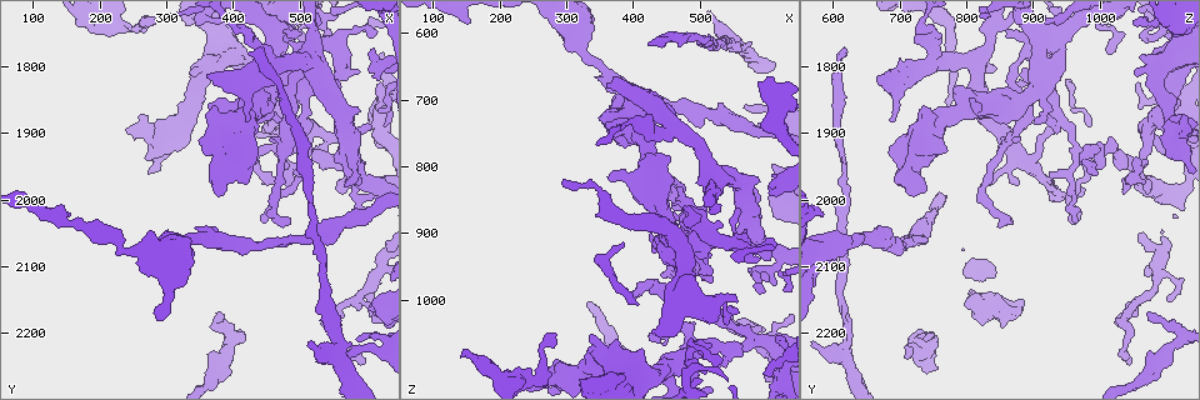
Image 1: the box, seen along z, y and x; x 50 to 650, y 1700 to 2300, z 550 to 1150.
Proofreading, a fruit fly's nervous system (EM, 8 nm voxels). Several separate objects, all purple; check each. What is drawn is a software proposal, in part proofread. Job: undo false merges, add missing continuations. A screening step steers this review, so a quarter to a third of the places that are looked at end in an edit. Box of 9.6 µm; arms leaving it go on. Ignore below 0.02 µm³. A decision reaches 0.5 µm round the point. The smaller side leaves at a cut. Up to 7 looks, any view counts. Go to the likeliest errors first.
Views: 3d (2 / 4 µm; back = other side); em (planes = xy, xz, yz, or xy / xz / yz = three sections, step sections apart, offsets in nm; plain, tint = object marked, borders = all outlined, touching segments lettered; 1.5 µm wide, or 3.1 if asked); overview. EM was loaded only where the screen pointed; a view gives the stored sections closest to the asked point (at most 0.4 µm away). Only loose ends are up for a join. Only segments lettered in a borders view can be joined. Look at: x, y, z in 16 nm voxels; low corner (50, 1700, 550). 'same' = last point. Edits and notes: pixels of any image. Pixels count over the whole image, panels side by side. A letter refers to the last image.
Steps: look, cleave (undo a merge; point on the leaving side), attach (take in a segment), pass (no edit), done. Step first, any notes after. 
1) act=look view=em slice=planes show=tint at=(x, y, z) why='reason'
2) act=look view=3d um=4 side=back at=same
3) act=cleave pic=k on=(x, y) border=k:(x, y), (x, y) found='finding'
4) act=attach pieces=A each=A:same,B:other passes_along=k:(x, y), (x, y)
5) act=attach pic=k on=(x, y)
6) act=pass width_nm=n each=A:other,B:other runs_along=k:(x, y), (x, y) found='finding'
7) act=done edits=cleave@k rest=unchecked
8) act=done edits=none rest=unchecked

act=look view=3d um=2 side=back at=(380, 2170, 1075) why='an open end'

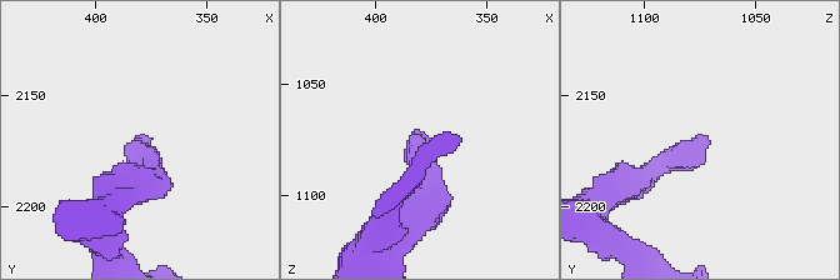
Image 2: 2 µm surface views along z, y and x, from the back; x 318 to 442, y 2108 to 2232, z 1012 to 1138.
act=look view=em slice=yz step=8 show=borders at=(381, 2169, 1070) why='need the tissue'

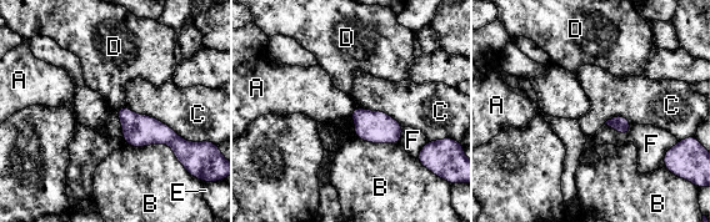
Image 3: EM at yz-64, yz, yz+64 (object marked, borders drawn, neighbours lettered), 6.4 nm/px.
act=pass each=A:other,B:other,C:other,D:other,E:other,F:other found='none of them fits'

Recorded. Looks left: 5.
act=look view=em slice=planes show=tint at=(620, 1825, 1060) why='thin end'

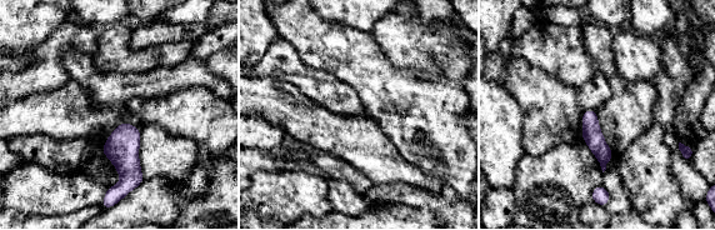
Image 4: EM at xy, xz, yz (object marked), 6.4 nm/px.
act=look view=em slice=planes show=borders at=same

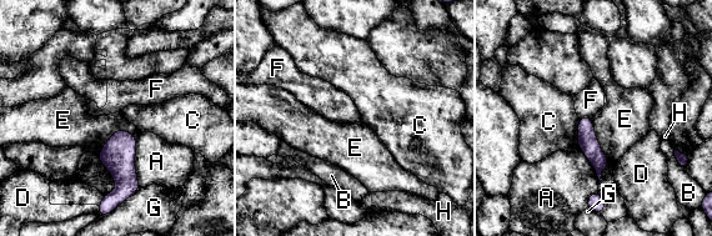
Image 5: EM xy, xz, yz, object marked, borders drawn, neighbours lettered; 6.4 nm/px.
act=pass each=A:other,B:other,C:other,D:other,E:other,F:other,G:other,H:other runs_along=5:(583, 120), (598, 170) found='no lettered segment goes on from it'

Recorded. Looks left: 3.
act=look view=3d um=4 at=(625, 2225, 725) why='sudden change in width'

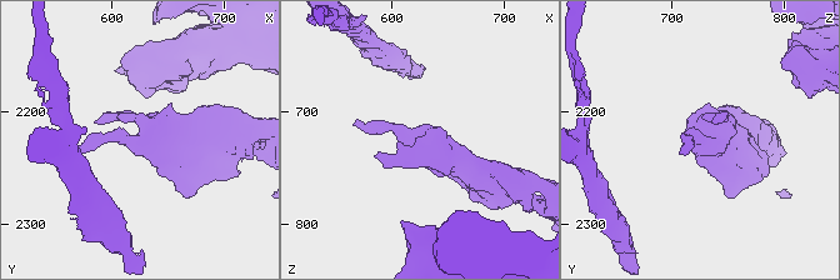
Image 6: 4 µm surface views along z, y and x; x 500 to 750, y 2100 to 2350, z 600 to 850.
act=look view=em slice=xz step=8 show=tint at=(620, 2228, 722)

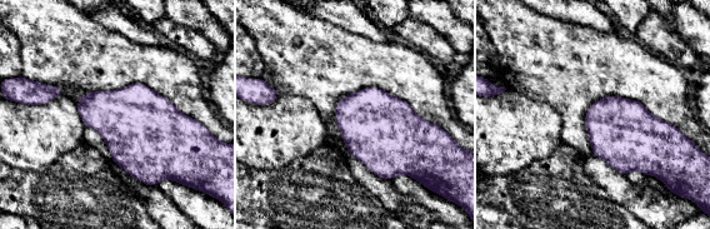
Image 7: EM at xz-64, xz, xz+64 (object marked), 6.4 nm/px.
act=look view=em slice=planes show=borders at=same why='cut it another way'

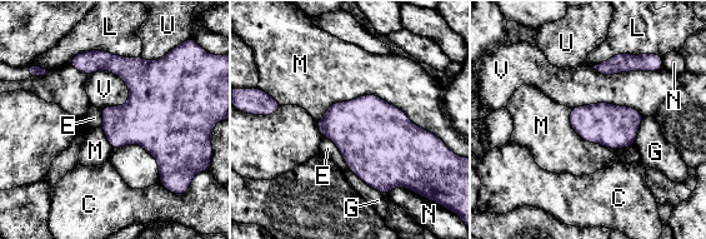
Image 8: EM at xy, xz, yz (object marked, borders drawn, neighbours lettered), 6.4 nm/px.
act=pass width_nm=280 each=C:other,E:other,G:other,L:other,M:other,N:other,U:other,V:other border=8:(88, 74), (116, 74), (129, 100) found='one neuron here'

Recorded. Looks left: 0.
act=done edits=none rest=unchecked

